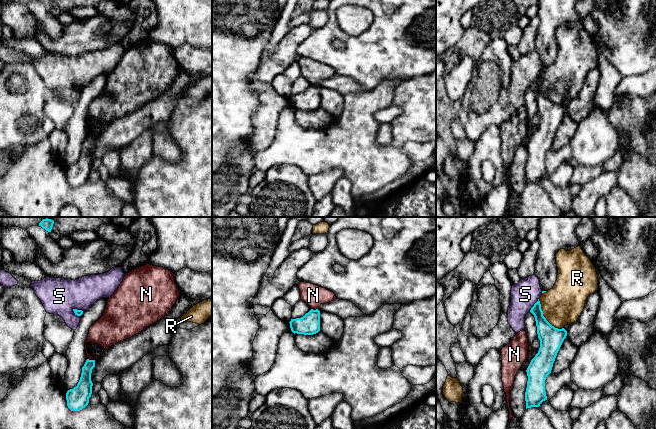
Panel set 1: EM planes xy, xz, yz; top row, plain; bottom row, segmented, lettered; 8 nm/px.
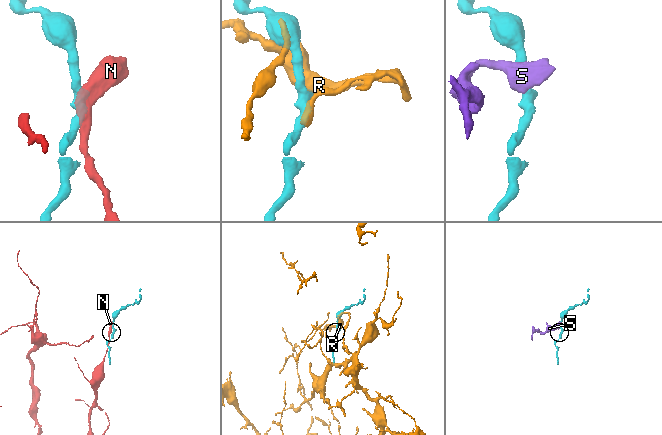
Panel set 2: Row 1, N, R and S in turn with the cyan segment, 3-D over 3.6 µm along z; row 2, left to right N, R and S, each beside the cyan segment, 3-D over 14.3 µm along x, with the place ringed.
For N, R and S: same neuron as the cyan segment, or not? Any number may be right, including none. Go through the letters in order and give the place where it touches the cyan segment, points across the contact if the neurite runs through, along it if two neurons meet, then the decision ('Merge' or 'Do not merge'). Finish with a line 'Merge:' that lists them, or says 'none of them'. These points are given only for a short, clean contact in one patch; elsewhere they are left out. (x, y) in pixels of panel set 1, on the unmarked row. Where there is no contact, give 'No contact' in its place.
N: Touches cyan at xy (90, 136). Boundary: xy (87, 134), (93, 136). Do not merge
R: Touches cyan at yz (545, 94). Do not merge
S: Touches cyan at yz (534, 80). Boundary: yz (538, 74), (529, 86). Do not merge
Merge: none of them

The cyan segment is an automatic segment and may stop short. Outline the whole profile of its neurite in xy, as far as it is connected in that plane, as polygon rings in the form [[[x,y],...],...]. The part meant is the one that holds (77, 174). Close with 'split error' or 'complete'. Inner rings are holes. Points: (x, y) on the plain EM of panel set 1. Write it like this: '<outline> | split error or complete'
[[[87,135],[82,143],[81,153],[77,162],[67,167],[67,182],[71,187],[80,187],[88,181],[92,170],[91,149],[94,143],[95,136]]] | complete

